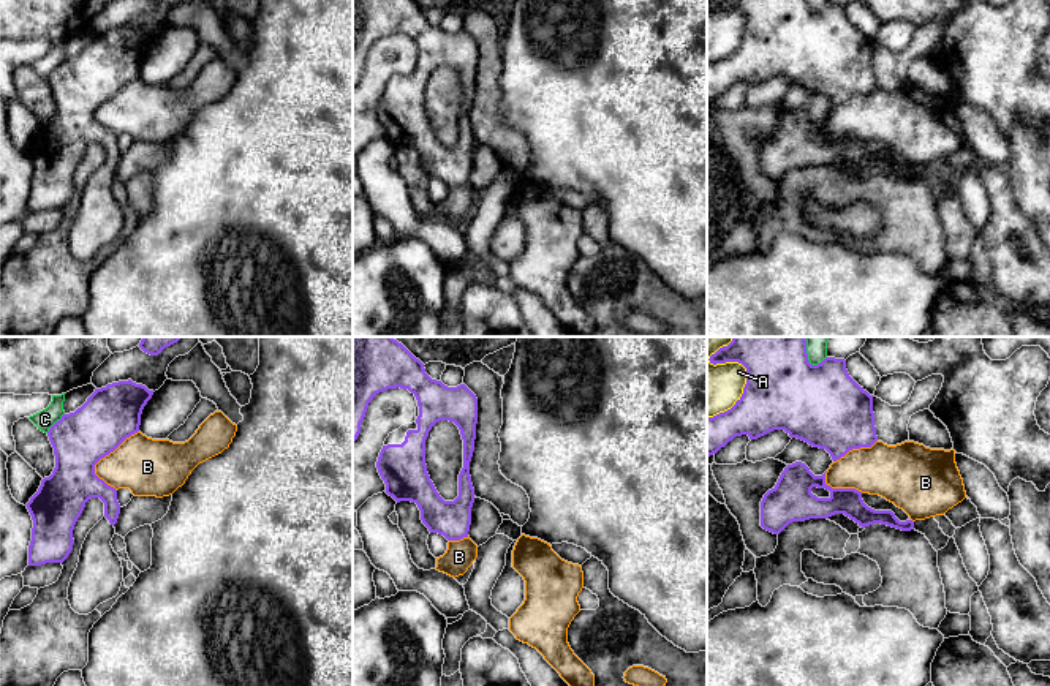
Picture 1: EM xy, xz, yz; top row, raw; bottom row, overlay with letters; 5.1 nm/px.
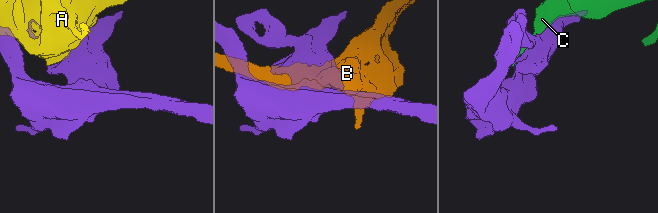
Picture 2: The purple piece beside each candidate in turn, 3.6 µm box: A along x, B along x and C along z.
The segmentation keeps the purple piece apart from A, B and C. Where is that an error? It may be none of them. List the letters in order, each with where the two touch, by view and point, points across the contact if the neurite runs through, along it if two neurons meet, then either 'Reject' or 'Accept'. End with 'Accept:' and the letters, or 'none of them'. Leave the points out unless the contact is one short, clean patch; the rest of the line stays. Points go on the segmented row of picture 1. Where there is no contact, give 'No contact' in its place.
A: Touches purple at yz (745, 367). Reject
B: Touches purple at xy (101, 457). Reject
C: Touches purple at xy (56, 422). Reject
Accept: none of them

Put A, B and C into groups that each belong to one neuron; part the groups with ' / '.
A / B / C

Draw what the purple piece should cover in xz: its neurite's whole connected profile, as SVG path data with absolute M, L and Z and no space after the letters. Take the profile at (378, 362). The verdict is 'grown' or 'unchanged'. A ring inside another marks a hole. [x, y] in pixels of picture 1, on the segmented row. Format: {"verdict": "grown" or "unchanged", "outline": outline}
{"verdict": "grown", "outline": "M353 337L353 443L361 433L368 403L387 389L408 389L417 400L416 420L389 433L376 468L386 493L397 503L416 503L430 533L448 541L468 537L474 488L470 462L474 450L478 398L465 386L448 387L432 379L424 364L392 337ZM440 420L454 422L463 439L459 496L444 501L425 465L425 439Z"}

